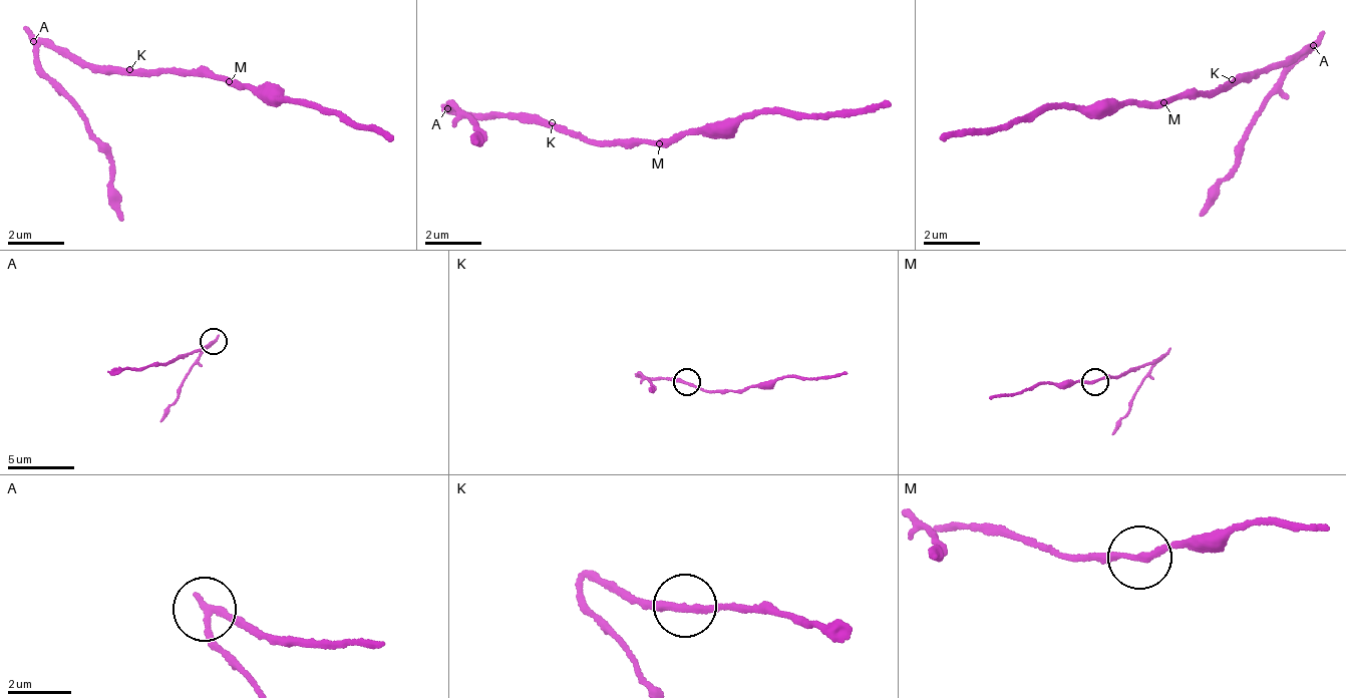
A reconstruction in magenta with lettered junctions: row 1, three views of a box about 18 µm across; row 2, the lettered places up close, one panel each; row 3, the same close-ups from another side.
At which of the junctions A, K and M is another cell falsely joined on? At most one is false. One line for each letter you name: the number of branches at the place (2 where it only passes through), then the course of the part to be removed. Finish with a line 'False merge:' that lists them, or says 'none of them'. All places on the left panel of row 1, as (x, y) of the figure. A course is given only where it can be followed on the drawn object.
A: 2 | (32, 38), (108, 159), (125, 219)
False merge: A

